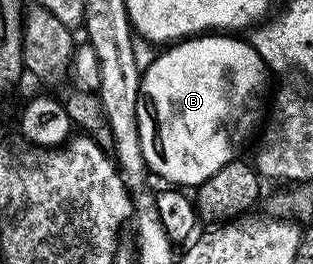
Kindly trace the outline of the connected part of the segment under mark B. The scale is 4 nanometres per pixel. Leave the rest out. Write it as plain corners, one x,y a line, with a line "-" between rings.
204,34
180,40
160,51
150,66
142,69
137,106
141,150
148,169
167,180
163,182
168,185
204,184
221,166
236,159
235,151
243,144
243,132
250,130
259,107
268,103
267,64
250,42
239,38
235,34

